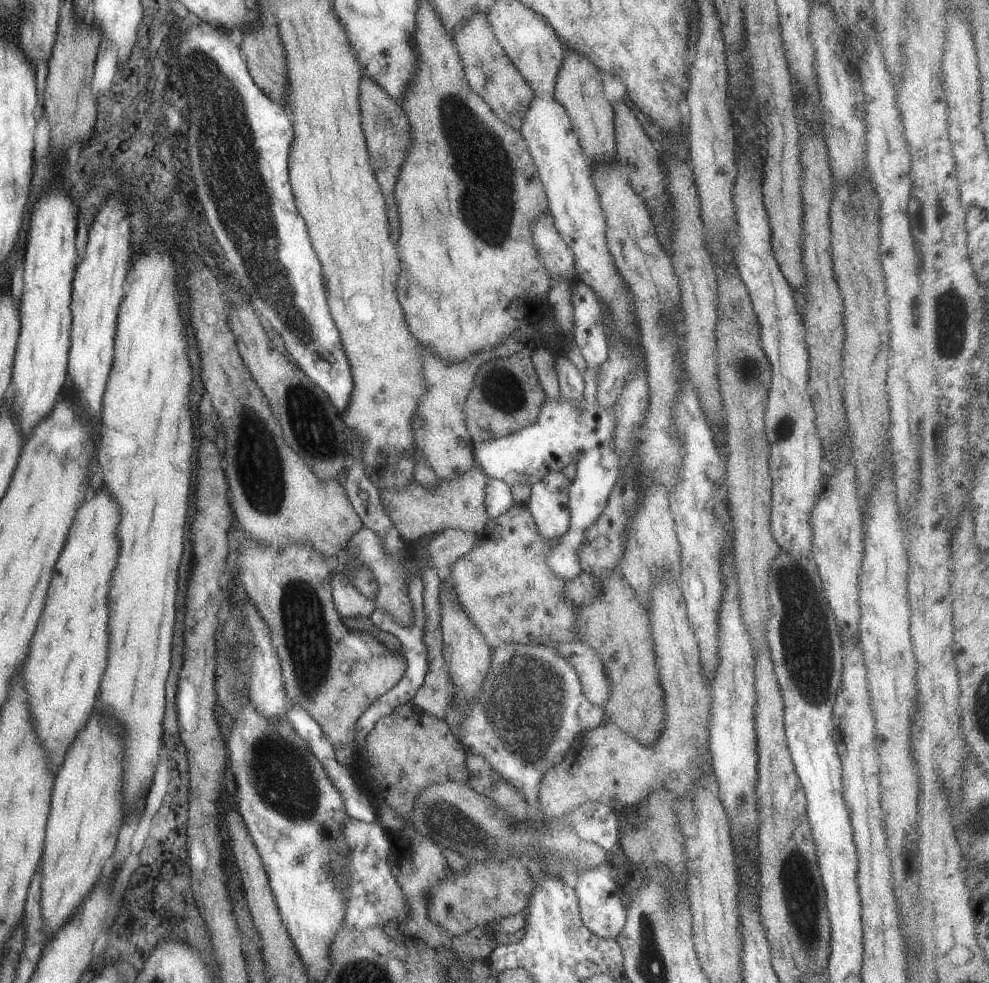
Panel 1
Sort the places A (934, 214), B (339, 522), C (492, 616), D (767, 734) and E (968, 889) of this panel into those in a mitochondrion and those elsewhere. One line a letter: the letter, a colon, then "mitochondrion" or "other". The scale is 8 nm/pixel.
A: mitochondrion
B: other
C: mitochondrion
D: other
E: other

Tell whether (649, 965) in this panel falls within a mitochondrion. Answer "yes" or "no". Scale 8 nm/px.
yes

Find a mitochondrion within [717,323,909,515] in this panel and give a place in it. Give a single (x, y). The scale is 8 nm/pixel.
(747, 371)

